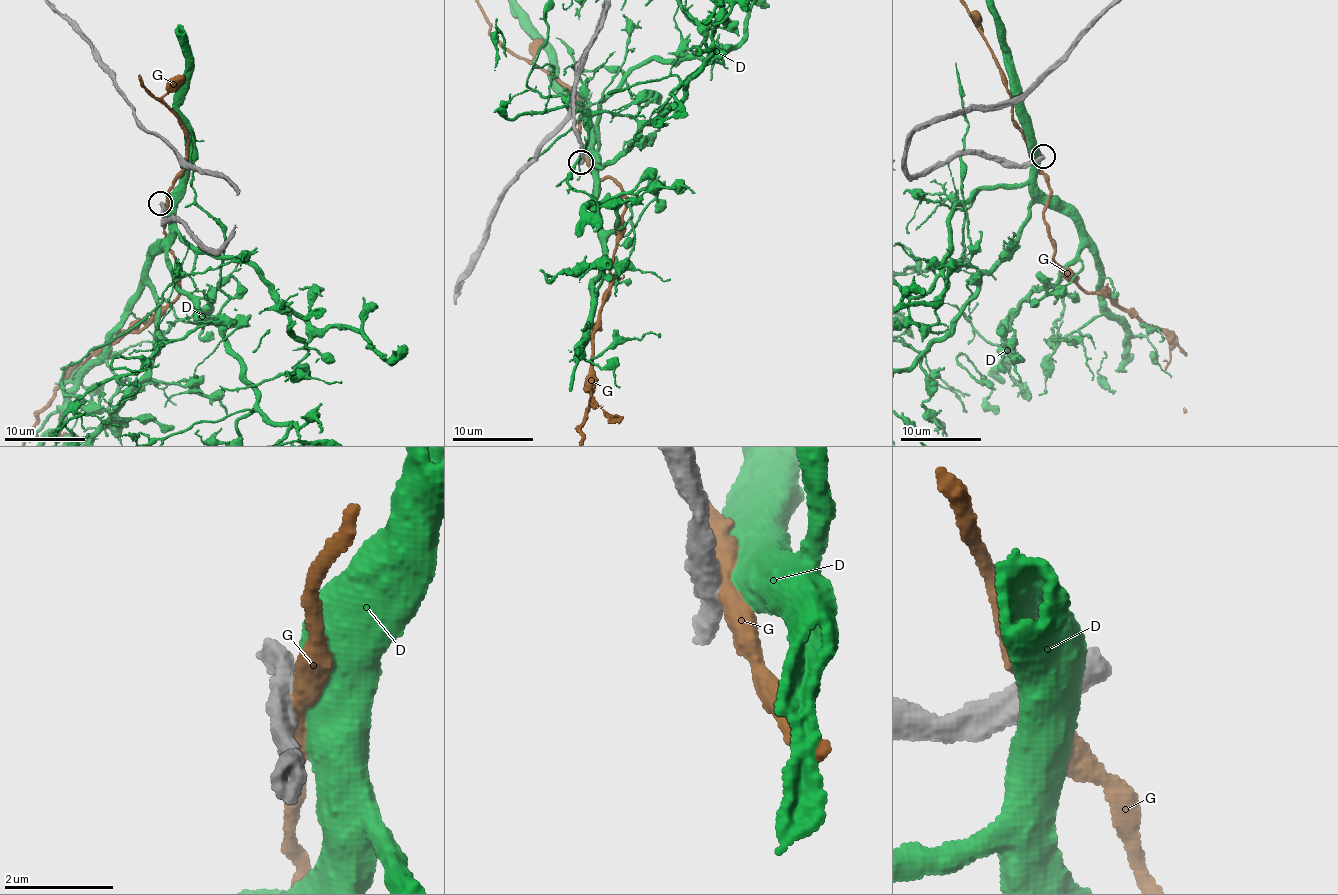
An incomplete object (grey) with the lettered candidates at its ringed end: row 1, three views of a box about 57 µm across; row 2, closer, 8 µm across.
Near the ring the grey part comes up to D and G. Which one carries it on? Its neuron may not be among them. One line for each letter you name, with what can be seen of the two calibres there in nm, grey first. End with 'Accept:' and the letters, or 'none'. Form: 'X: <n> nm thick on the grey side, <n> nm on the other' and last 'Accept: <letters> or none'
Accept: none

